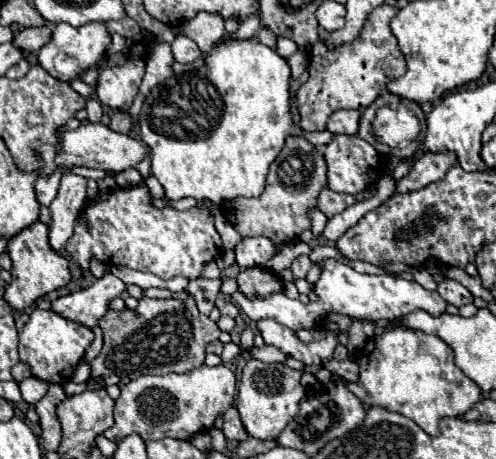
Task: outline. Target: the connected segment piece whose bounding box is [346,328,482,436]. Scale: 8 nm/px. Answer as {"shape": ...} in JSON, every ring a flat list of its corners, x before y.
{"shape":[[396,328,392,332,384,332,382,336,374,338,374,350,362,352,356,358,360,372,356,382,346,382,346,388,364,404,366,410,370,408,388,408,390,412,398,412,410,420,414,420,426,434,438,434,438,420,444,416,464,416,480,398,480,388,454,364,452,348,438,336,424,334,410,328]]}

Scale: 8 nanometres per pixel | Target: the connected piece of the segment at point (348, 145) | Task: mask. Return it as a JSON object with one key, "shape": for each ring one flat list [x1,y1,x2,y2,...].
{"shape":[[336,134,324,150,324,160,328,164,328,188,334,192,358,194,370,186,372,172,376,172,376,180,380,178,380,156,376,148,358,136]]}

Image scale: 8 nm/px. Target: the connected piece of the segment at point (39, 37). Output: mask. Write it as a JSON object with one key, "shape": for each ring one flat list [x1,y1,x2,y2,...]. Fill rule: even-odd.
{"shape":[[42,26,42,28,24,28,14,36,14,44,22,50,22,52,36,52,40,50,48,40,50,40,50,28]]}

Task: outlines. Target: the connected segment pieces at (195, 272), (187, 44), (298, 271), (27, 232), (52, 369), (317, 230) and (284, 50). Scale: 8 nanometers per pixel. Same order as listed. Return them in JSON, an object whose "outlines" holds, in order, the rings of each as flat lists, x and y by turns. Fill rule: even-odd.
{"outlines":[[[140,184,130,188,118,188,116,192,110,192,108,198,104,200,90,200,88,206,76,218,76,228,66,244,66,252,80,266,84,274,90,272,90,260,98,260,108,266,114,264,114,266,128,266,132,270,152,272,164,280,174,276,184,276,192,280,192,278,200,278,204,266,222,252,222,240,214,228,214,216,210,214,210,210,204,208,190,208,184,212,174,208,158,210,150,202,148,188]],[[176,36,176,40,172,42,172,54,174,54,176,62,180,62,180,64,190,64,202,56,196,42,186,36]],[[298,256,298,258,292,262,292,266,290,266,290,270,292,270,292,274,294,274,294,280,306,278,306,274,308,274,310,268,312,268,312,260,310,260,308,256]],[[34,222,32,226,24,228,8,242,8,254,12,258,12,282,6,286,4,300,10,304,12,310,26,310,30,308,40,296,58,290,70,282,68,260,56,254,48,244,48,226,42,222]],[[36,308,30,314,30,320,24,324,24,328,18,332,18,354,20,362,28,364,32,370,32,376,46,380,46,382,56,382,56,384,66,384,80,358,84,356,84,350,92,344,94,332,82,324,76,324,54,310,40,310]],[[316,206,316,208,310,208,308,210,308,220,312,222,312,234,320,238,322,236,322,230,324,230,324,226,328,222,328,216]],[[277,37,277,52,280,56,287,59,298,50,296,43,288,38]]]}

